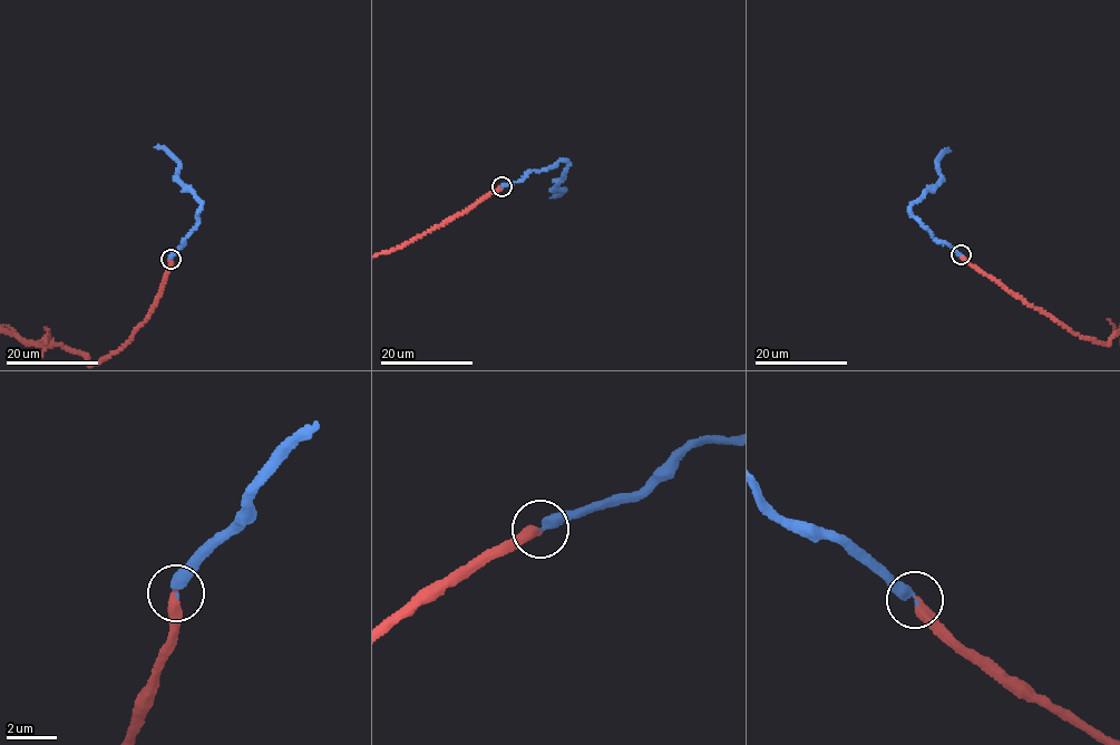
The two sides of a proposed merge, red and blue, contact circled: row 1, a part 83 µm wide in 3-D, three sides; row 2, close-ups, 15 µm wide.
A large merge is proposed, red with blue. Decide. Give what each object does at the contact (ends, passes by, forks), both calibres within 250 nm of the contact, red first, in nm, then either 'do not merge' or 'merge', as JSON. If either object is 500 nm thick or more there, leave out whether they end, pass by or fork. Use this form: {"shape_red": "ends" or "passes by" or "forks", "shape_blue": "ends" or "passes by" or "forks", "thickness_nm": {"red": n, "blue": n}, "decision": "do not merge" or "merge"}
{"shape_red": "ends", "shape_blue": "ends", "thickness_nm": {"red": 400, "blue": 400}, "decision": "merge"}

